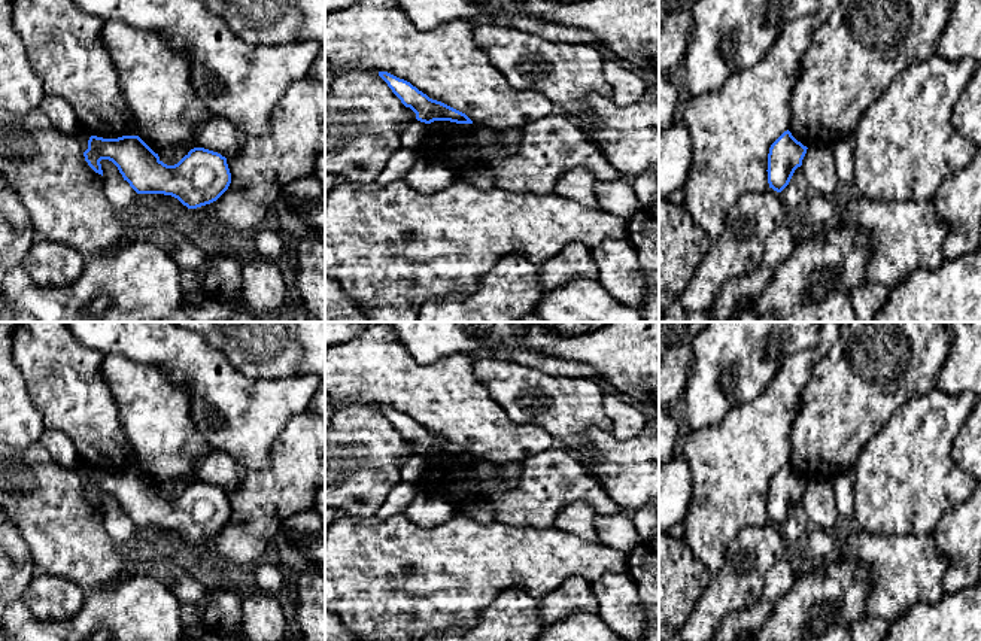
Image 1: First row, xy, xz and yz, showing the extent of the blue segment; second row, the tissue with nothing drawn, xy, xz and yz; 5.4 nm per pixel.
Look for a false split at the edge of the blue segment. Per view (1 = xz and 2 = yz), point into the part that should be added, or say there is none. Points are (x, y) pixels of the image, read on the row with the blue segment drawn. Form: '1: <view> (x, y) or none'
1: none
2: none

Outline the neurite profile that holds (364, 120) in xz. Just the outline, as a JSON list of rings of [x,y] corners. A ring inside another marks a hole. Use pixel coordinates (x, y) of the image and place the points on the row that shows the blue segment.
[[[365,69],[340,72],[332,92],[325,97],[325,174],[356,183],[376,182],[389,158],[401,148],[401,133],[410,122],[406,106],[377,73]]]

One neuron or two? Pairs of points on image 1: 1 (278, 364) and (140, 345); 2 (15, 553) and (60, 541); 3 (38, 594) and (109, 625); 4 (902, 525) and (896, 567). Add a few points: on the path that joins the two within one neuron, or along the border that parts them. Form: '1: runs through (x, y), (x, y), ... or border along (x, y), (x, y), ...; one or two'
1: border along (203, 337), (240, 373), (254, 379); two
2: border along (15, 519), (38, 573); two
3: border along (85, 592), (82, 605), (67, 619), (42, 620); two
4: border along (866, 531), (875, 535), (931, 535); two

